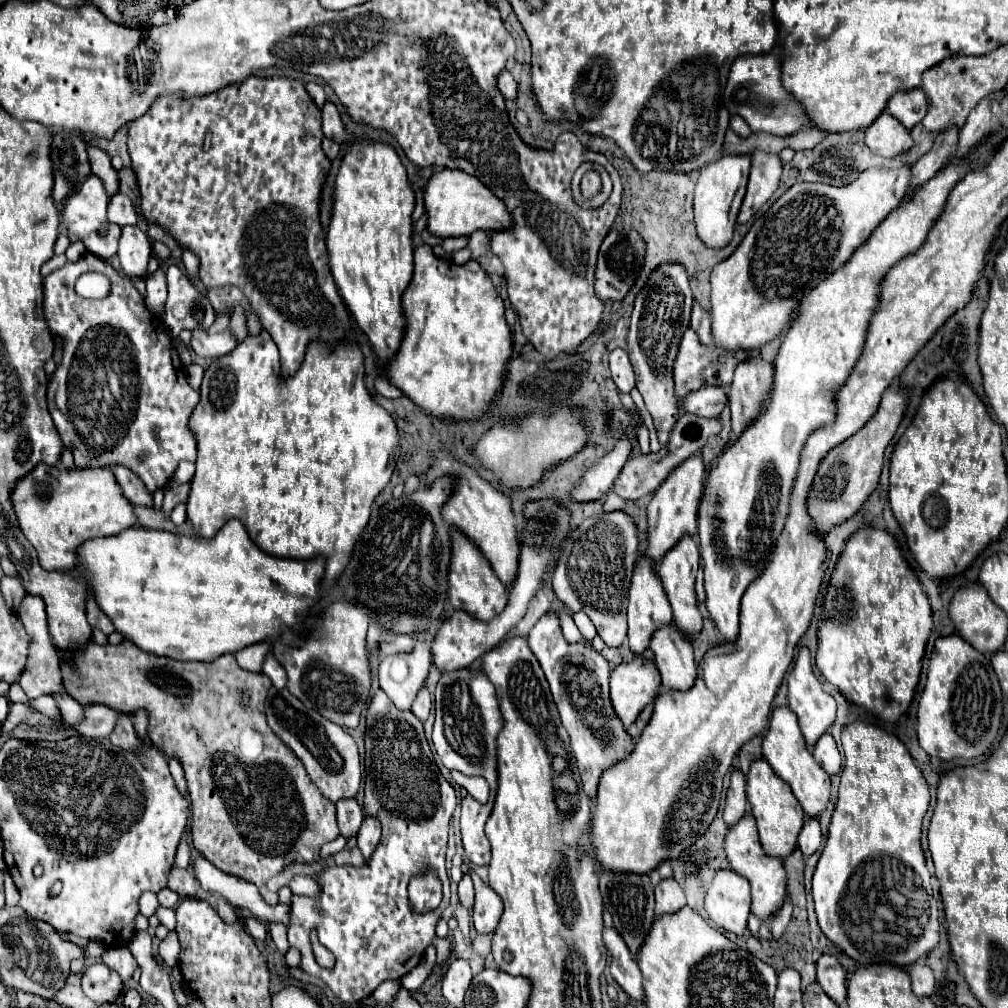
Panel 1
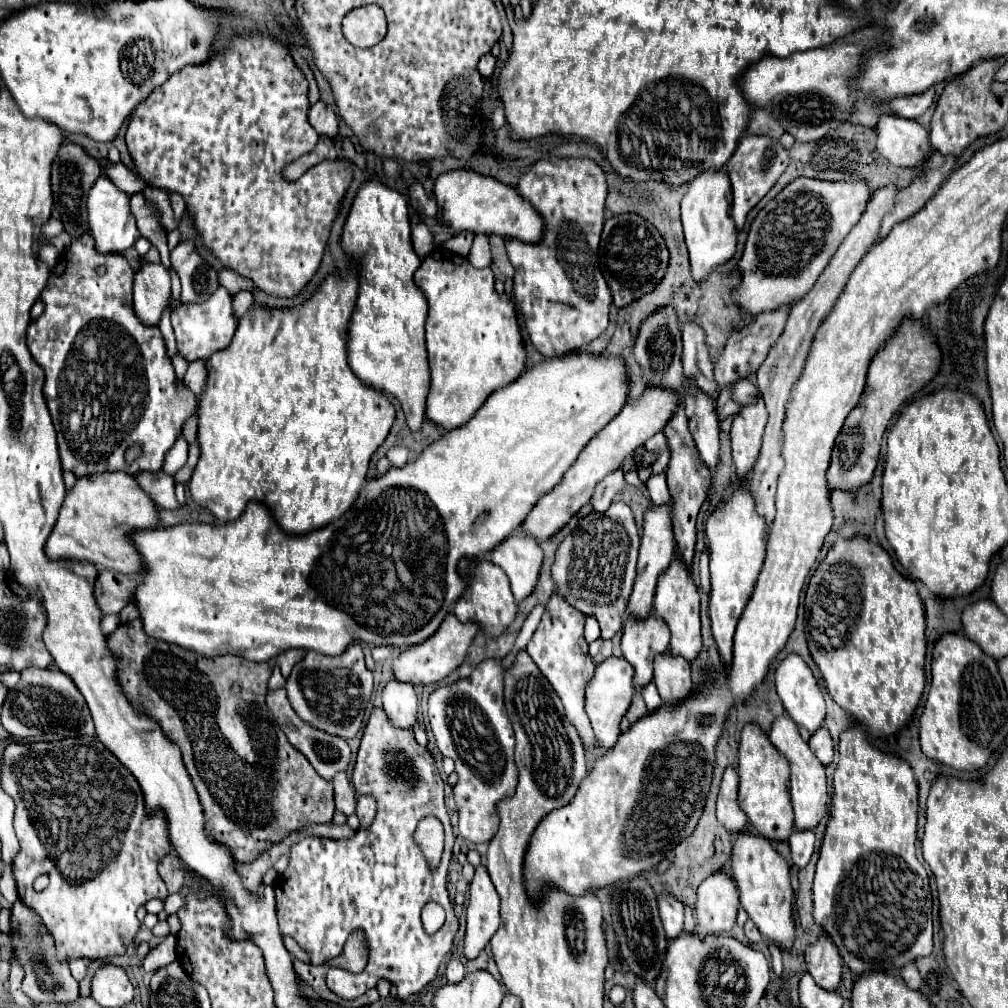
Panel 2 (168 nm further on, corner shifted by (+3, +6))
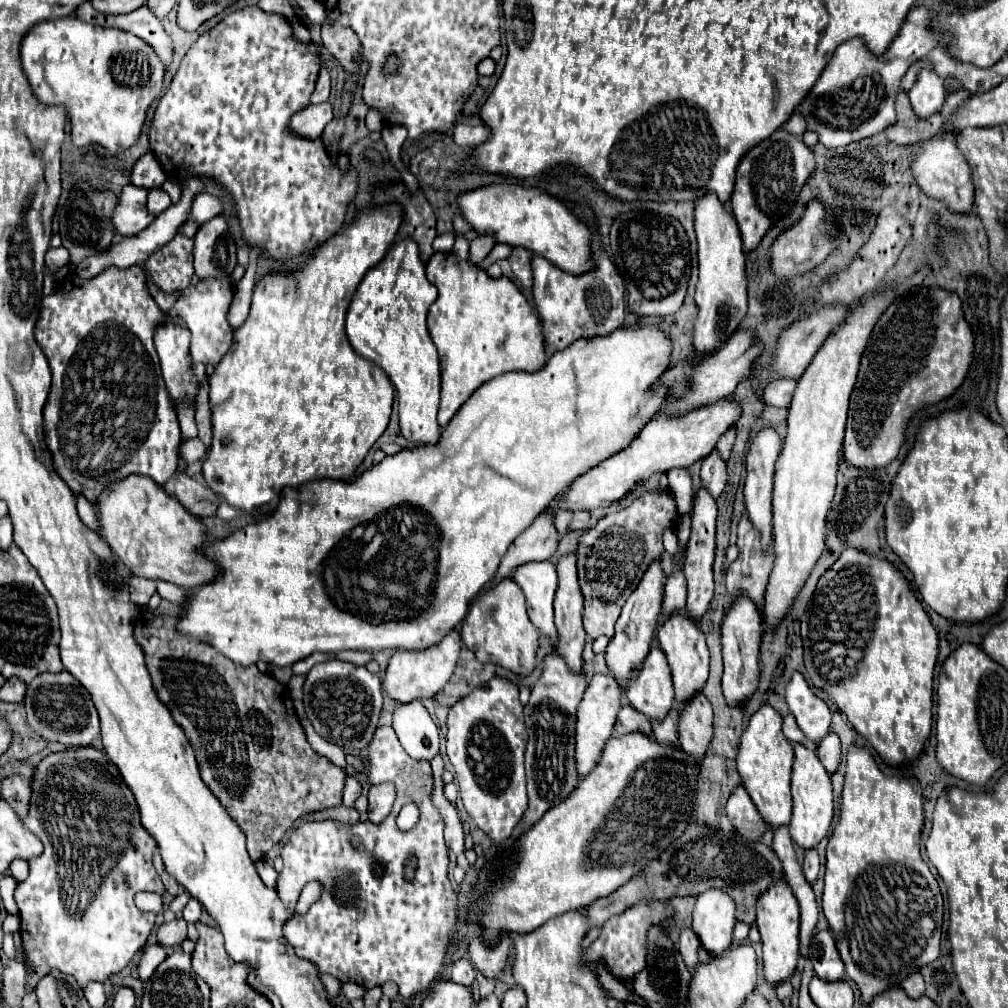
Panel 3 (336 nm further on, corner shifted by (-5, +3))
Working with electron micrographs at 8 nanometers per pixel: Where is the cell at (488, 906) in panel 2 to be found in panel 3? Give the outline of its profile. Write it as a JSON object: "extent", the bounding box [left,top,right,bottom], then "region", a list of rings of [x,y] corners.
{"extent":[470,936,510,982],"region":[[[476,936],[470,944],[470,962],[476,970],[480,970],[488,980],[502,982],[504,966],[510,954],[510,938],[502,938],[496,948],[488,948],[480,942],[482,938]]]}

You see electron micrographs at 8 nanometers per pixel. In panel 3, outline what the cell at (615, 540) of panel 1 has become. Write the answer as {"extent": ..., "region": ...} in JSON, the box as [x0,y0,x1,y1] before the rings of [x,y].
{"extent":[576,490,680,640],"region":[[[644,490],[638,496],[638,500],[634,500],[628,508],[624,508],[620,512],[606,514],[604,518],[600,518],[596,522],[594,528],[590,528],[588,532],[582,534],[578,550],[576,550],[576,554],[578,554],[578,580],[582,586],[582,594],[584,594],[584,630],[592,640],[598,636],[606,636],[606,638],[614,636],[614,624],[620,616],[620,608],[624,606],[624,602],[628,600],[632,590],[638,586],[638,582],[642,580],[646,568],[654,560],[662,558],[662,554],[664,554],[662,534],[666,528],[672,528],[678,522],[678,516],[680,514],[676,510],[674,496],[670,496],[664,490]]]}

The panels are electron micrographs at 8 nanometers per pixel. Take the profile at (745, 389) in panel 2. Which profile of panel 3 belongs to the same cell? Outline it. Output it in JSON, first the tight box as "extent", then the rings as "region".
{"extent":[764,380,796,406],"region":[[[774,380],[764,390],[764,402],[770,406],[790,406],[796,380]]]}

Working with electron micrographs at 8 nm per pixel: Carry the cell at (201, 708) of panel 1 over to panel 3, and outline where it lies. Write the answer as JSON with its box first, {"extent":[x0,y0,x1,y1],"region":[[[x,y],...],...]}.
{"extent":[134,600,346,862],"region":[[[162,600],[154,612],[142,612],[138,616],[134,636],[144,648],[146,666],[160,700],[170,708],[174,720],[182,726],[196,752],[204,784],[238,822],[246,836],[248,854],[256,862],[284,838],[288,828],[302,814],[342,804],[346,772],[328,758],[316,754],[306,742],[286,684],[280,684],[270,674],[260,672],[254,664],[240,666],[228,660],[202,640],[180,636],[176,632],[176,612],[180,612],[180,604]]]}

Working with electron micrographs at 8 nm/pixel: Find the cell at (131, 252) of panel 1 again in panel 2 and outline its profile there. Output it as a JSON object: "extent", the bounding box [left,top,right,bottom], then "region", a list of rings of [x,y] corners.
{"extent":[134,261,170,325],"region":[[[142,261],[142,265],[134,271],[134,311],[146,325],[158,325],[162,309],[170,303],[170,277],[168,271],[162,265],[150,265],[148,261]]]}

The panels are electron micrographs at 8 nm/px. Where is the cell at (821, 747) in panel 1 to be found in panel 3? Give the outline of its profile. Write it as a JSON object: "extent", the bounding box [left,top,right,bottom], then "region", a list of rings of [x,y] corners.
{"extent":[818,732,842,774],"region":[[[834,732],[826,734],[826,738],[818,744],[818,758],[822,760],[828,774],[838,770],[842,762],[842,754],[840,754],[840,738]]]}

